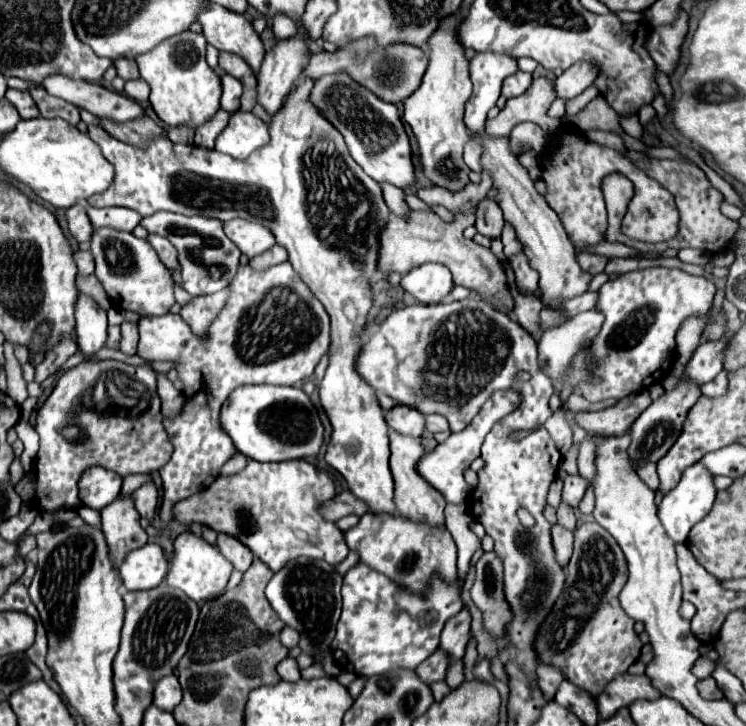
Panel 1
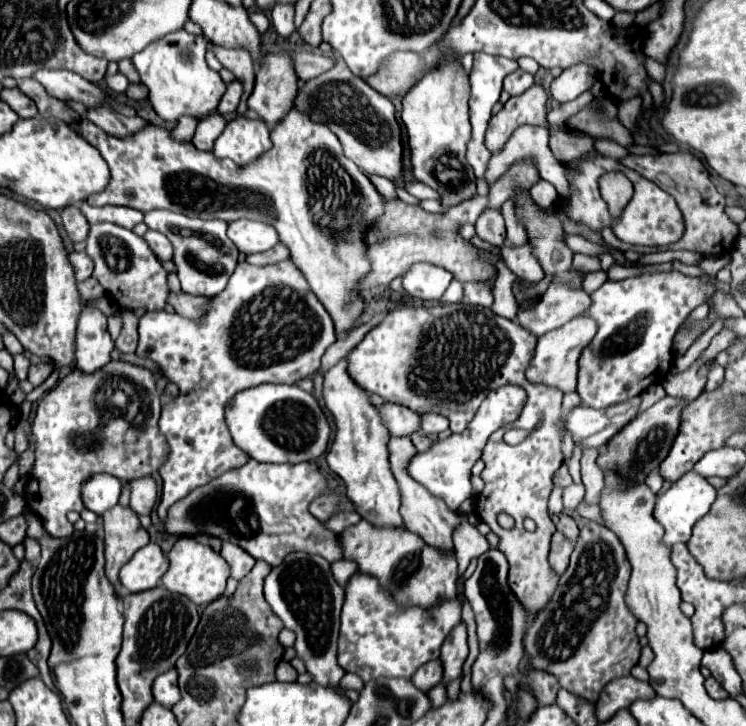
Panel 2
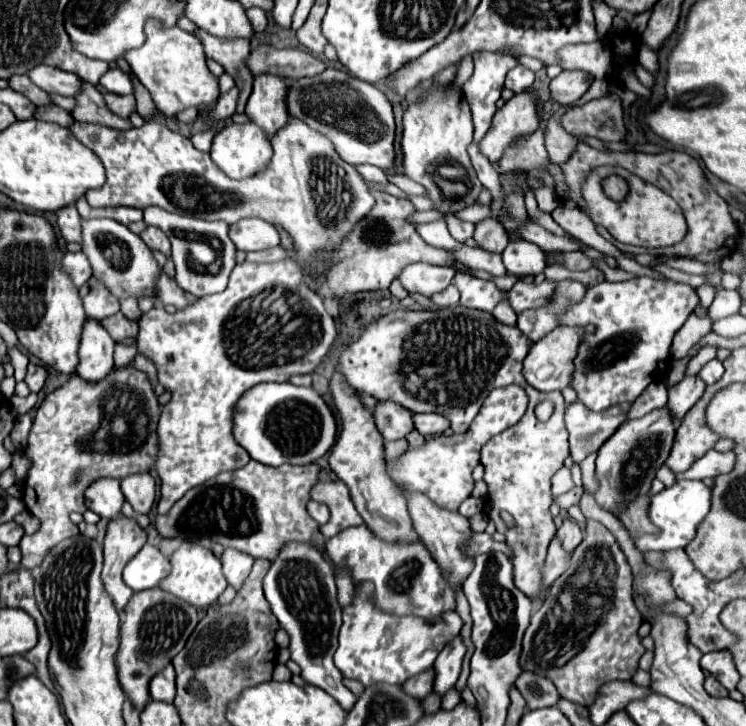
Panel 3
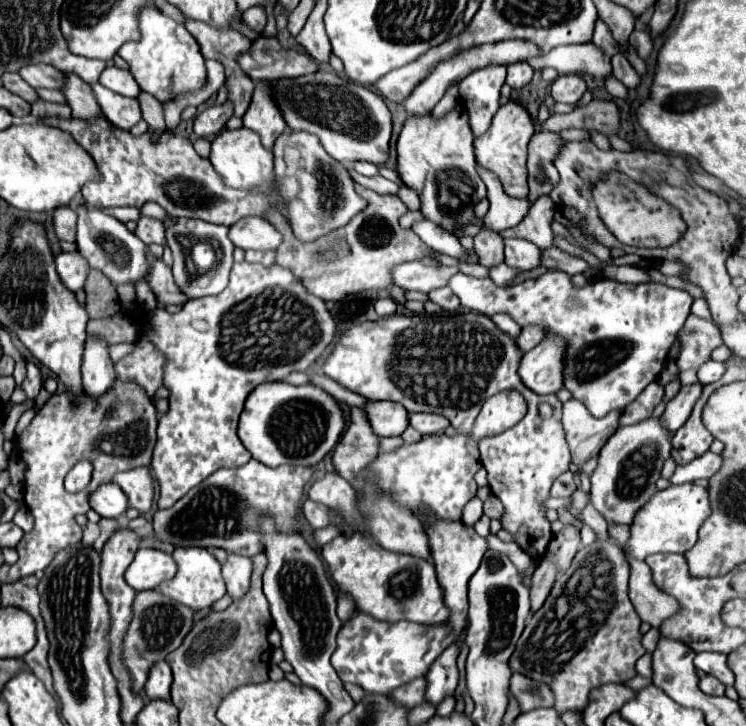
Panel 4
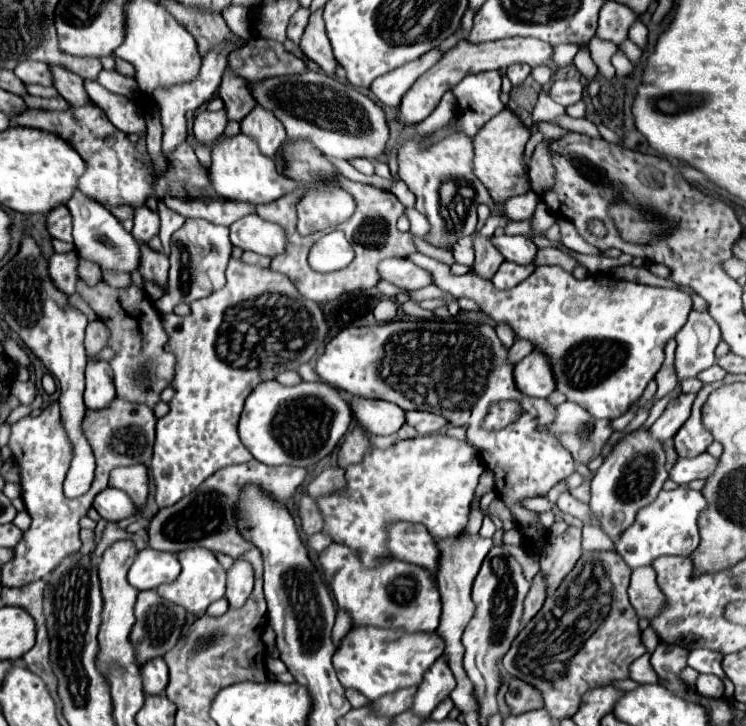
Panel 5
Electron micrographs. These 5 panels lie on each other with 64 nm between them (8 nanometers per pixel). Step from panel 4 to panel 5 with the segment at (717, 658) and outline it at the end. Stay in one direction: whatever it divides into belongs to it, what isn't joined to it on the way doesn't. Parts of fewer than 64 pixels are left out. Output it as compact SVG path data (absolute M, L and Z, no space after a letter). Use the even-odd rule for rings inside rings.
M694 648L688 654L688 666L698 670L698 672L706 672L706 674L716 674L718 678L724 678L722 672L722 654L714 652L714 650L706 650L706 648Z

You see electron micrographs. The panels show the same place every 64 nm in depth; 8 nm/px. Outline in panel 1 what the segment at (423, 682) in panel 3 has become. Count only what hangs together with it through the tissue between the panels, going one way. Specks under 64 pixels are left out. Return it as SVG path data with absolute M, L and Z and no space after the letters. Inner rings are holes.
M438 650L428 660L424 660L424 664L420 664L420 668L416 668L416 674L424 684L432 684L432 682L444 680L446 670L448 670L448 656L444 656L444 652Z

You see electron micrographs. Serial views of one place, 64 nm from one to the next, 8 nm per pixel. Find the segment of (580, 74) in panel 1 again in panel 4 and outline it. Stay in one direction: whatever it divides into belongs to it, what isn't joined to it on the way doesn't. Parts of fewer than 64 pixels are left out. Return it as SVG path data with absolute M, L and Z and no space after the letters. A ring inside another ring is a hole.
M558 76L552 82L552 98L554 102L576 104L586 90L586 82L580 76Z

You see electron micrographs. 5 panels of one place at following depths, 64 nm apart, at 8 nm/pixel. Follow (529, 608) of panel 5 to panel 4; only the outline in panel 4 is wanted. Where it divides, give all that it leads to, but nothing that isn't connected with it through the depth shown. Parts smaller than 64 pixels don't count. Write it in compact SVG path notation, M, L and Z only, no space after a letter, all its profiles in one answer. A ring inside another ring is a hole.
M546 556L530 580L530 606L532 606L530 612L532 614L544 604L548 592L552 590L554 580L556 580L556 568L552 568L552 564L548 564L548 556Z

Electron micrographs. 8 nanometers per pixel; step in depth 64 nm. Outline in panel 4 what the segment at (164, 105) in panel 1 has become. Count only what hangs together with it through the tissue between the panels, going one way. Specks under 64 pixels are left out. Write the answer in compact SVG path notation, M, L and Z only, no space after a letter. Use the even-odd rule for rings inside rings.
M146 6L138 14L138 30L140 40L126 42L118 54L130 64L130 72L136 78L140 90L156 96L160 102L168 100L168 96L176 96L176 92L196 90L204 86L204 58L196 40L190 32L178 24L176 20L168 18L160 10Z

